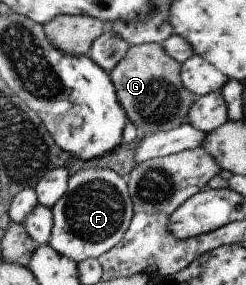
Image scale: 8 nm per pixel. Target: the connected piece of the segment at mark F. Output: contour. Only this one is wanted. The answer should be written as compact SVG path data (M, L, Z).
M98 168L76 171L72 177L67 178L66 191L62 197L50 208L53 223L47 245L59 255L76 264L84 259L97 259L120 241L128 228L134 211L126 183L116 173Z

